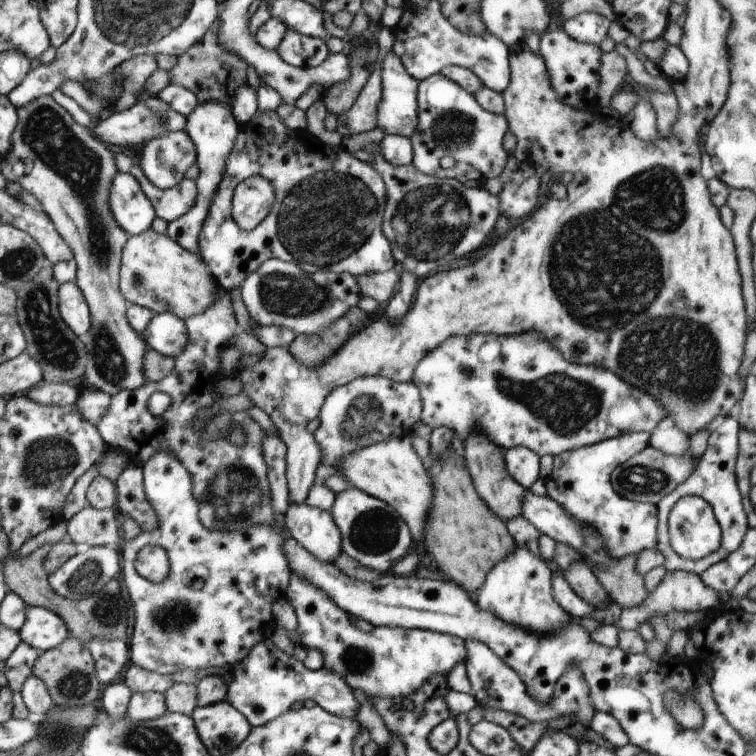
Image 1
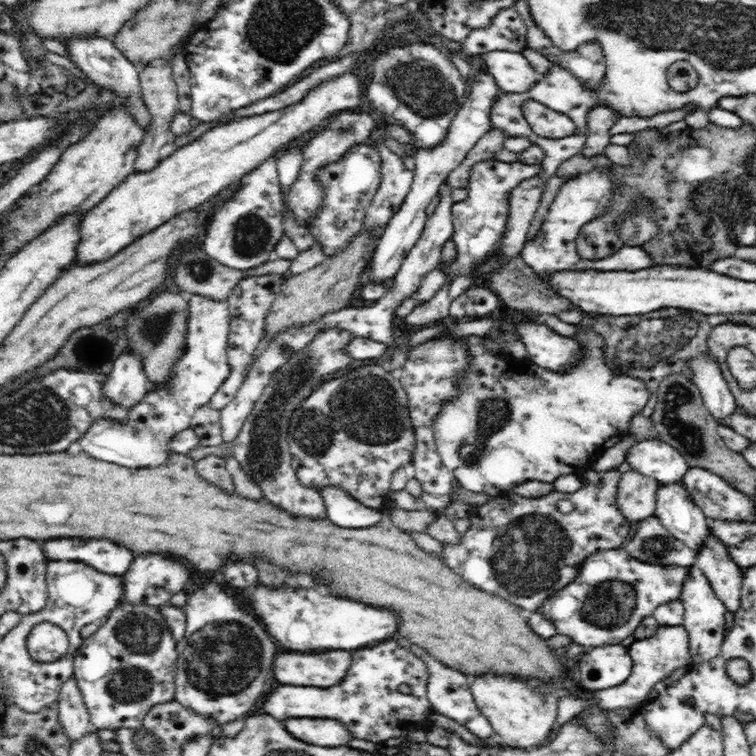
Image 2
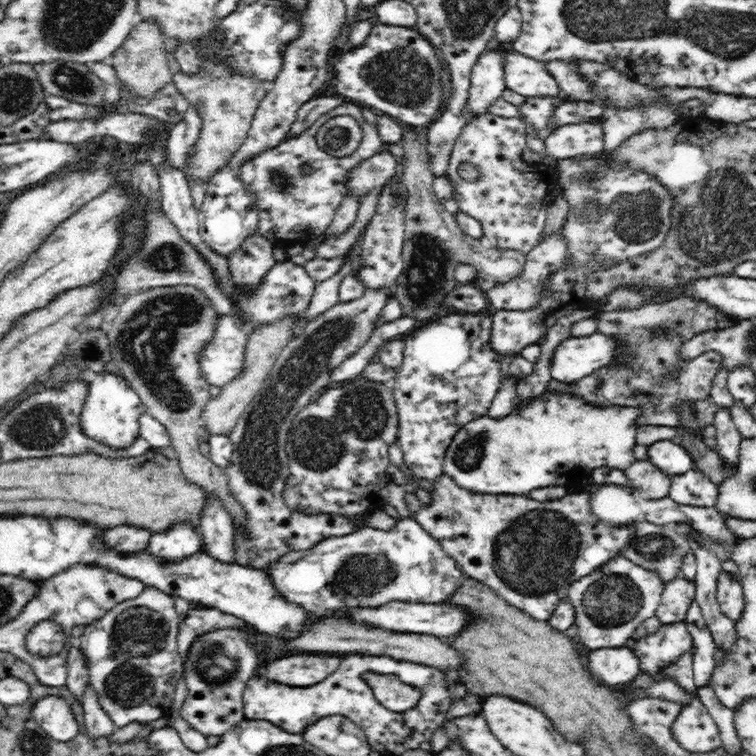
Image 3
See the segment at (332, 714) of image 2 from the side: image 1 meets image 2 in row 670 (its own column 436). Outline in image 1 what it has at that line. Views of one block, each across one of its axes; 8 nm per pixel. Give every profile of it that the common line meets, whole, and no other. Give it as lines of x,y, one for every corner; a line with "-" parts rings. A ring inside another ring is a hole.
467,334
447,338
437,350
431,350
413,372
411,382
421,396
421,422
435,428
451,428
455,436
465,442
471,432
487,436
501,450
529,448
539,458
559,456
569,450
593,446
603,440
611,440
623,434
653,434
657,422
667,416
667,410
645,394
629,386
615,372
601,366
581,366
567,362
561,352
541,338
541,334

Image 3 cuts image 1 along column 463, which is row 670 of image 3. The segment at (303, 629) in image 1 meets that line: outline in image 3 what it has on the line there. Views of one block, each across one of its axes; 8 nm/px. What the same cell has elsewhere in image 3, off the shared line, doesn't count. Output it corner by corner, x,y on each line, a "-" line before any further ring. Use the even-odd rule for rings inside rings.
684,622
678,624
662,624
662,628
654,634
644,634
632,650
640,660
640,672
656,674
670,664
676,664
680,656
684,656
694,646
694,638
688,632

